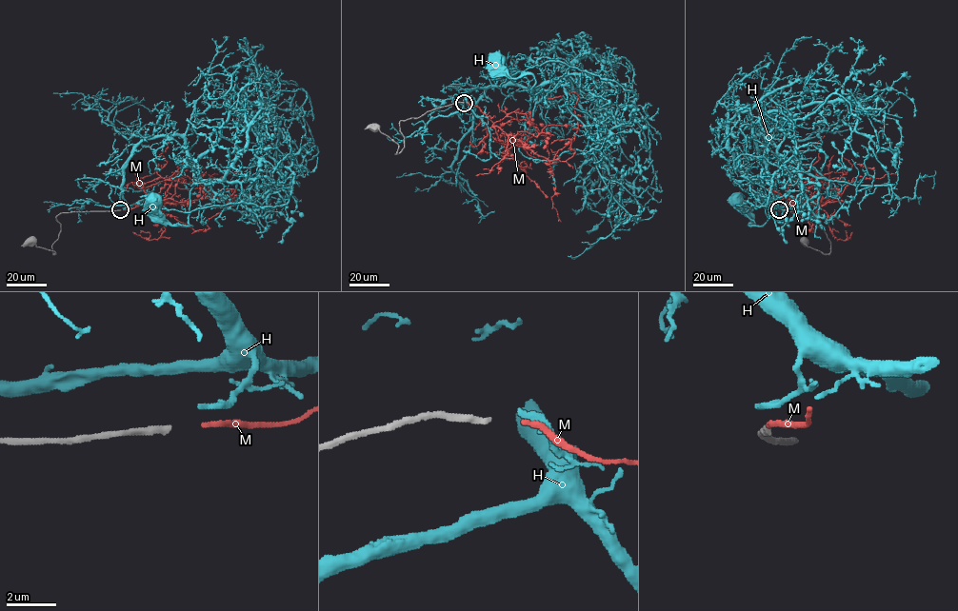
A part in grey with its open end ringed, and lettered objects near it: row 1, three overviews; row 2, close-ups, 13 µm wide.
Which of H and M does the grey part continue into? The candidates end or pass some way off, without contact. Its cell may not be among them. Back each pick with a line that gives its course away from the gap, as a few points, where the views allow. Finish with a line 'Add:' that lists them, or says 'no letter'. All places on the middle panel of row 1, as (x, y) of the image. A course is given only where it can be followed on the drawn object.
M: Its course: (467, 102), (477, 107), (508, 134), (551, 160), (575, 137), (578, 95), (571, 91), (548, 99)
Add: M

